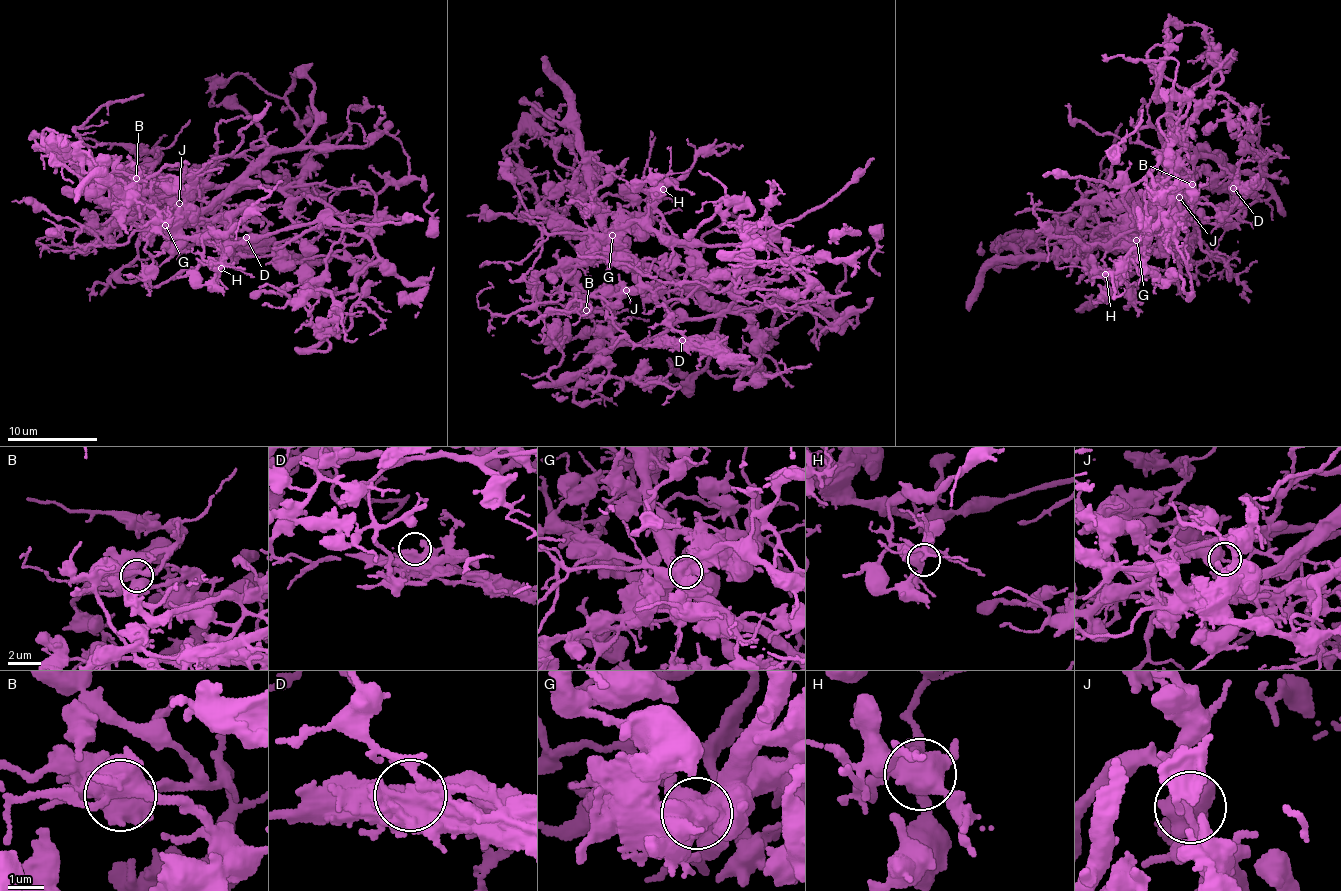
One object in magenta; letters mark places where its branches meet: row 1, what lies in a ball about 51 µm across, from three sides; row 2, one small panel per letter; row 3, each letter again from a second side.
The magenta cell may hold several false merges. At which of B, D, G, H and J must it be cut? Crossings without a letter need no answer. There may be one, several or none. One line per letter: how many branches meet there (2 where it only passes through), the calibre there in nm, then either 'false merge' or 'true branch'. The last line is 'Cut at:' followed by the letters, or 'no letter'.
B: branches 4; calibre 550 nm; true branch
D: branches 1; calibre 600 nm; true branch
G: branches 3; calibre 700 nm; false merge
H: branches 2; calibre 650 nm; true branch
J: branches 2; calibre 480 nm; true branch
Cut at: G

